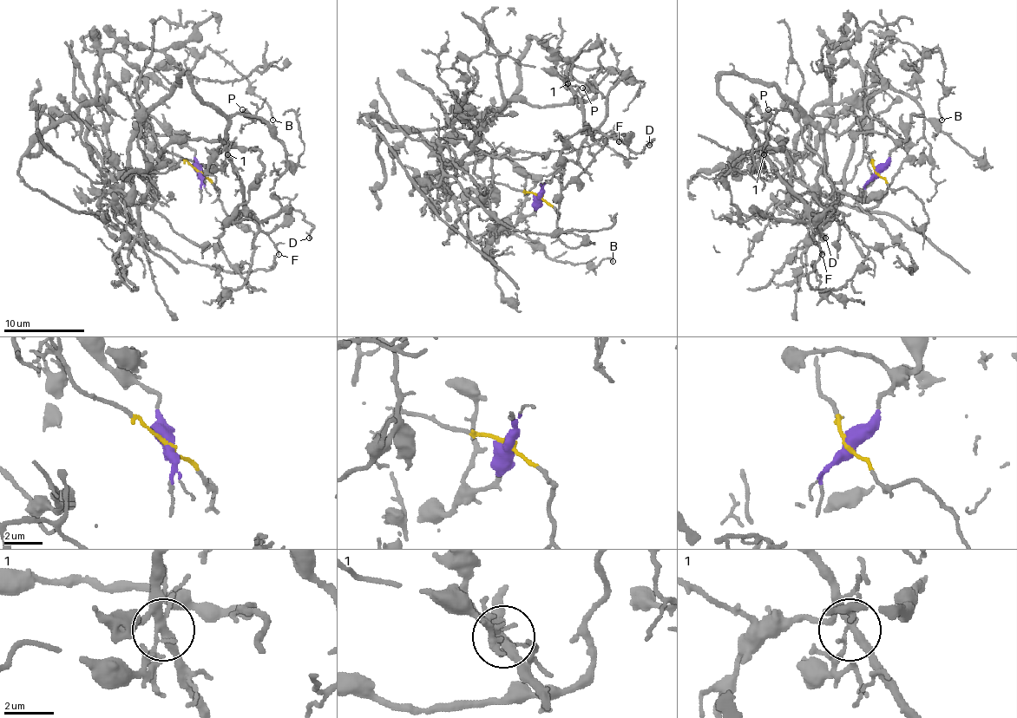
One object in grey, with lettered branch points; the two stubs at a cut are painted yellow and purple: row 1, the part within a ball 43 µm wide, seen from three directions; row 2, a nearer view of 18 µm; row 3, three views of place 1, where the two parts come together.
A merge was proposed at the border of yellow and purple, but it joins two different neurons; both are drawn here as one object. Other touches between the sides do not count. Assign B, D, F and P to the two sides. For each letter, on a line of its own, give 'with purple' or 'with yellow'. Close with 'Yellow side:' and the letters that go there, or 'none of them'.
B: with purple
D: with yellow
F: with yellow
P: with yellow
Yellow side: D, F, P

